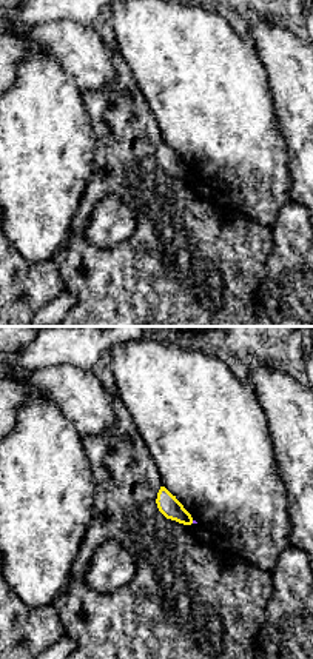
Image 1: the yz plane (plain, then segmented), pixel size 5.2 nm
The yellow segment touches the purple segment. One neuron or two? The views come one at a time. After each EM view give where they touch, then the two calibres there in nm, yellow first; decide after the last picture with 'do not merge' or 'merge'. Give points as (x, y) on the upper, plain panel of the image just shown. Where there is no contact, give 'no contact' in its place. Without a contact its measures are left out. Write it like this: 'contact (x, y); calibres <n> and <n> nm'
no contact

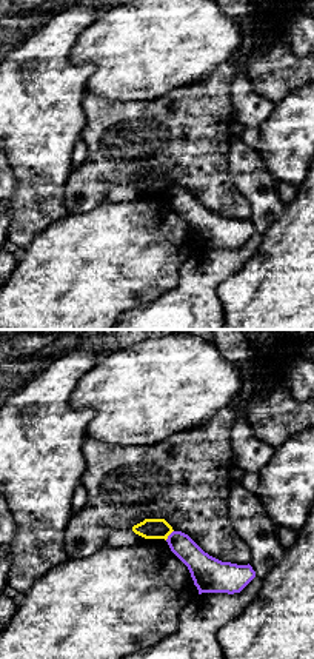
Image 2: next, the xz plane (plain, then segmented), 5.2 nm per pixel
contact (170, 188); calibres 110 and 140 nm

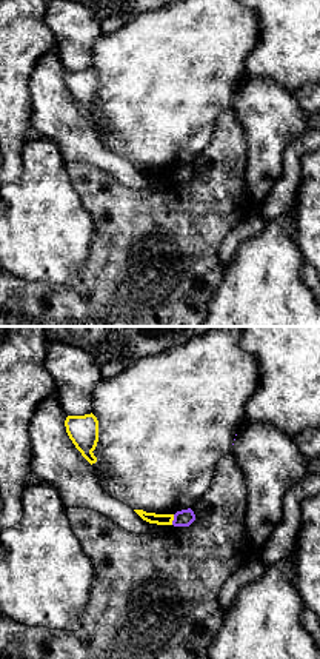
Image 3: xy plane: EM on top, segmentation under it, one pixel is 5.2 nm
contact (173, 174); calibres 60 and 90 nm

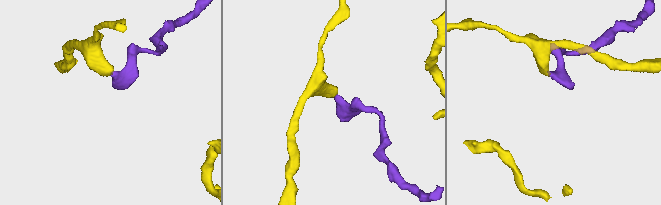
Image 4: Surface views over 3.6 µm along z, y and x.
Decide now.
do not merge

